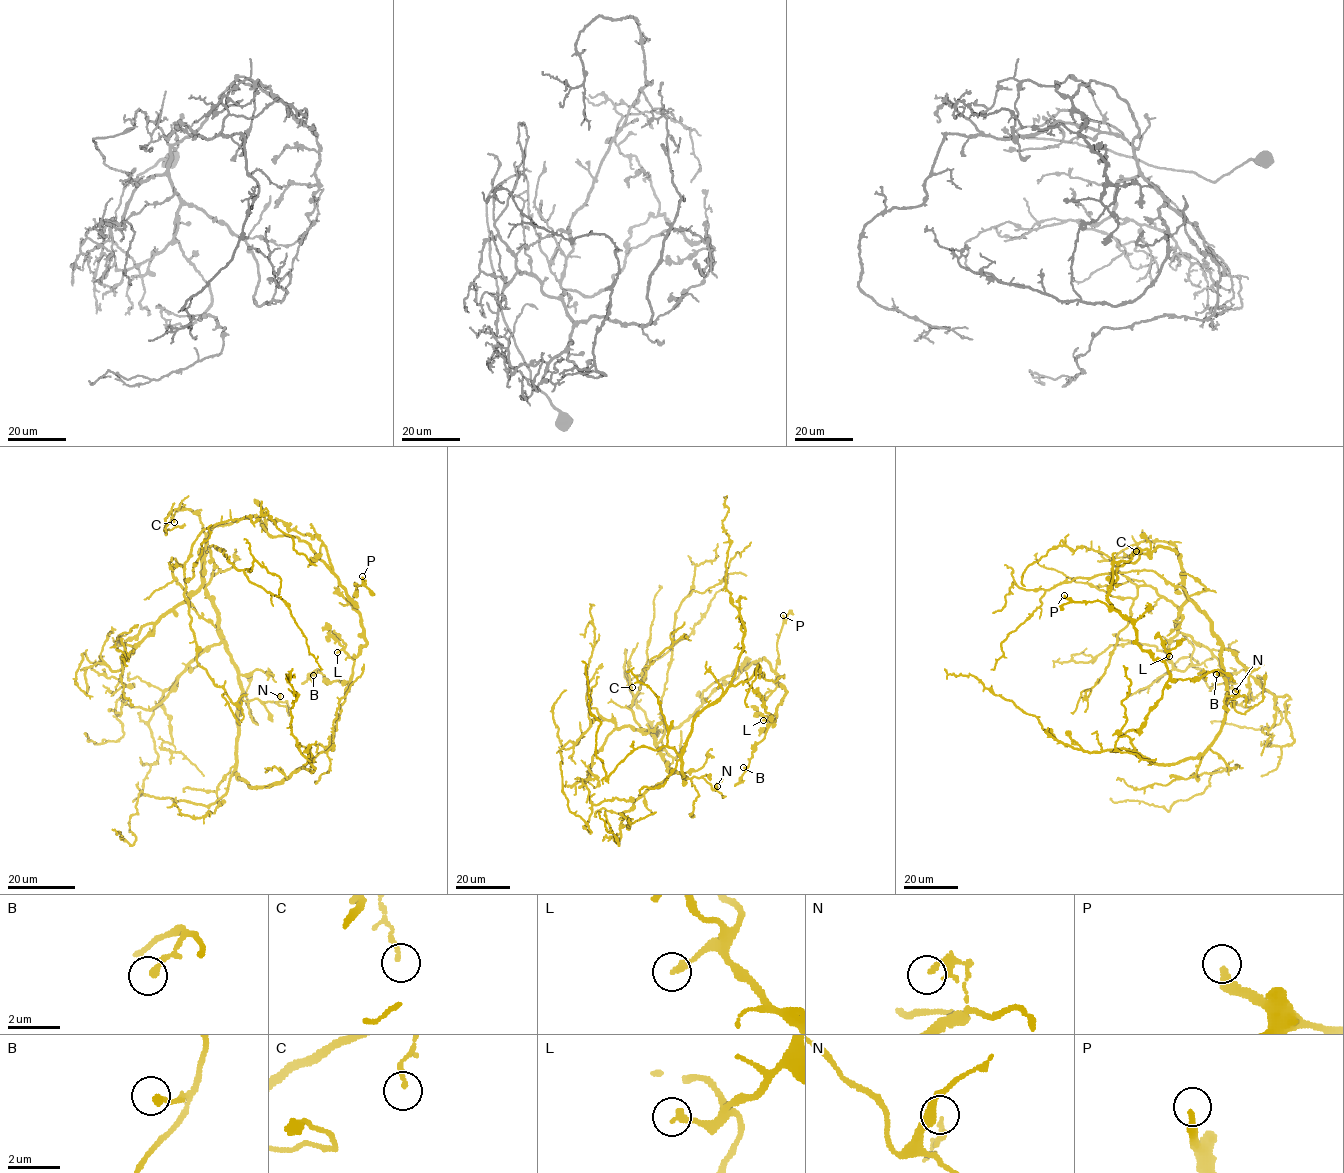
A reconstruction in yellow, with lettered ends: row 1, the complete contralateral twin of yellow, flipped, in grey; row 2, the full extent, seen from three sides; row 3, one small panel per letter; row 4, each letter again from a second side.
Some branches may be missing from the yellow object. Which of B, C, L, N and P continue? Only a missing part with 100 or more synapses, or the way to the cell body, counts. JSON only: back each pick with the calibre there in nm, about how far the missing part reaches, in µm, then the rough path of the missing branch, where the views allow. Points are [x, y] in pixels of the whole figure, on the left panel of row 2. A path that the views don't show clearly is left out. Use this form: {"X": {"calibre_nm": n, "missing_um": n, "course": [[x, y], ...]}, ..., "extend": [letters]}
{"extend": []}

